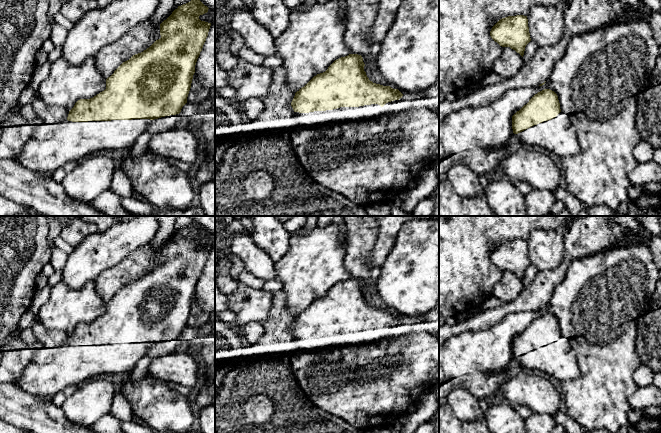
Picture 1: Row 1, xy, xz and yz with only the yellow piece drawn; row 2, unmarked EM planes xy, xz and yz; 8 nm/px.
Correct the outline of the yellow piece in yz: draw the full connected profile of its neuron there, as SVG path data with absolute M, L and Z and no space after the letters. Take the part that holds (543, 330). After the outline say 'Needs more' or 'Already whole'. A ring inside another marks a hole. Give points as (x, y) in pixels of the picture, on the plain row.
M544 313L512 340L513 357L527 371L554 377L560 382L580 377L580 369L570 340L560 333L557 318Z. Needs more

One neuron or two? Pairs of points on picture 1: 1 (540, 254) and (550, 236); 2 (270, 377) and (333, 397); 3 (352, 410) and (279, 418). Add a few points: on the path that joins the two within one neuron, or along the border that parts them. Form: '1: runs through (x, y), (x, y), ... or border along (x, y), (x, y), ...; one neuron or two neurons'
1: runs through (544, 250), (550, 243), (550, 240); one neuron
2: border along (291, 365), (291, 371), (300, 389), (315, 405); two neurons
3: border along (309, 400), (318, 407), (347, 422); two neurons

